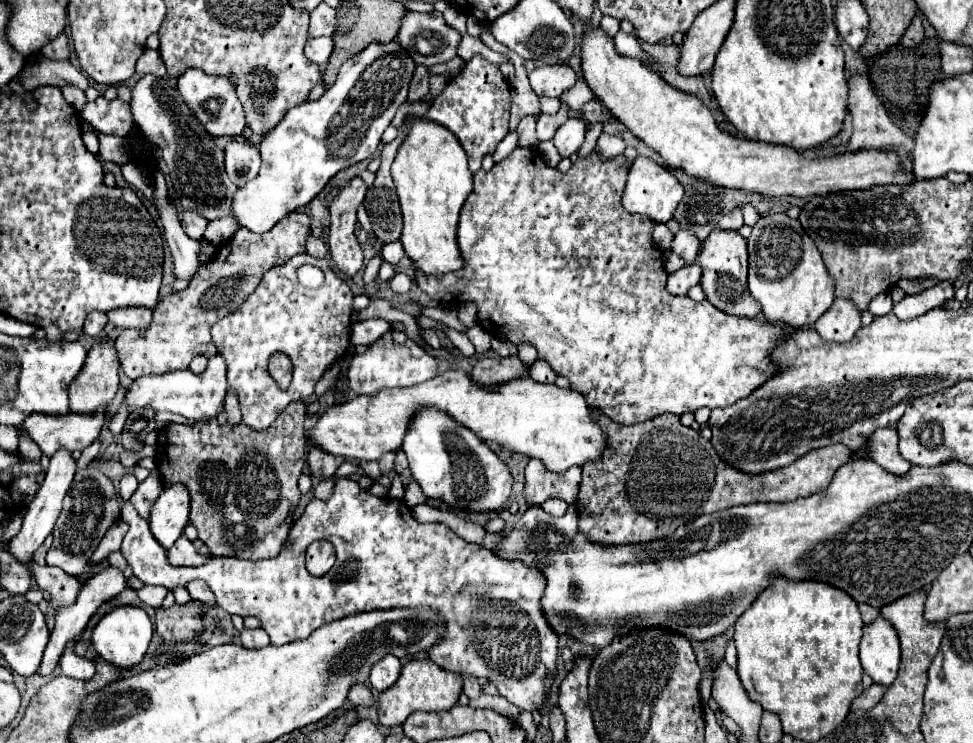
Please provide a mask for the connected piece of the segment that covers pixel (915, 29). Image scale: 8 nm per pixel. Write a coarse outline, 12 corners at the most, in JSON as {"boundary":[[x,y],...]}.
{"boundary":[[916,16],[902,36],[902,46],[918,46],[924,38],[924,28]]}

